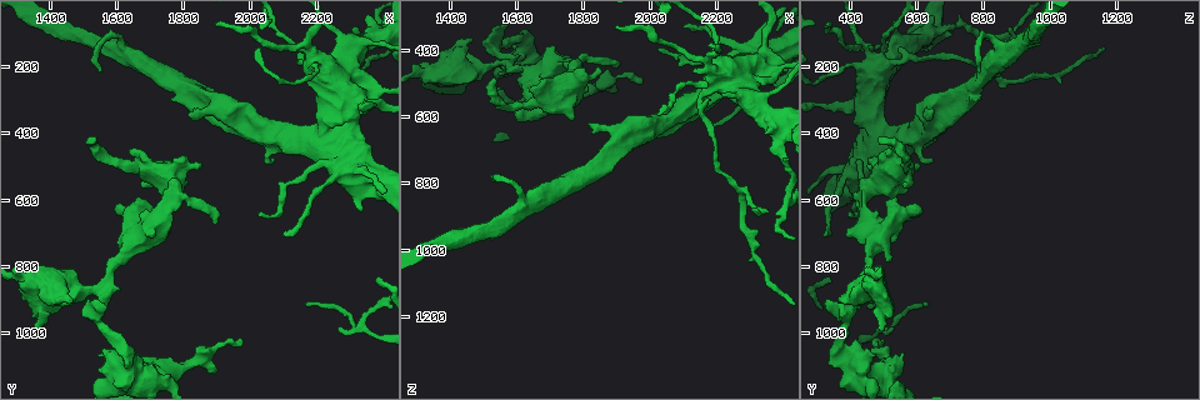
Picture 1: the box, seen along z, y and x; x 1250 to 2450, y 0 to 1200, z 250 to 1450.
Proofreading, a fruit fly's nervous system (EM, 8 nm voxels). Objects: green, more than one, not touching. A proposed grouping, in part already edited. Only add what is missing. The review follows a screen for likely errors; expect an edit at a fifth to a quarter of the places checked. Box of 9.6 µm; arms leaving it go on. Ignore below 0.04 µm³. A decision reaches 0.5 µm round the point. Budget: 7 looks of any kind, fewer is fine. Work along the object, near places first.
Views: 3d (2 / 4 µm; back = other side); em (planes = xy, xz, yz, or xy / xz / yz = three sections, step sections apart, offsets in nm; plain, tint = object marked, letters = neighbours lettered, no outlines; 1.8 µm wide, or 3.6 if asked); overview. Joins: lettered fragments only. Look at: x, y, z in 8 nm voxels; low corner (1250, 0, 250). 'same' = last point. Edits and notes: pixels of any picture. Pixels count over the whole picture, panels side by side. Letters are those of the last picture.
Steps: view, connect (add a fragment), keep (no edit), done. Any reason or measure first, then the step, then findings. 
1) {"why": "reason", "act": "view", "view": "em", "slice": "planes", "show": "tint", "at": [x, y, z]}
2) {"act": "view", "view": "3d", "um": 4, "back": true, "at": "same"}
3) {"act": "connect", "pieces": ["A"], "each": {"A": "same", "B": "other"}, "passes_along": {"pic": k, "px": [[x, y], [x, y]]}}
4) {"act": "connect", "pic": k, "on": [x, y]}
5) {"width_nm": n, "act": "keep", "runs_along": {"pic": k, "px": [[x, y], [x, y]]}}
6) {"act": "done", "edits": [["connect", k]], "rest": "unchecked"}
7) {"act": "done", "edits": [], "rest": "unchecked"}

{"why": "branch stops here", "act": "view", "view": "em", "slice": "yz", "step": 16, "show": "plain", "at": [1900, 670, 450]}

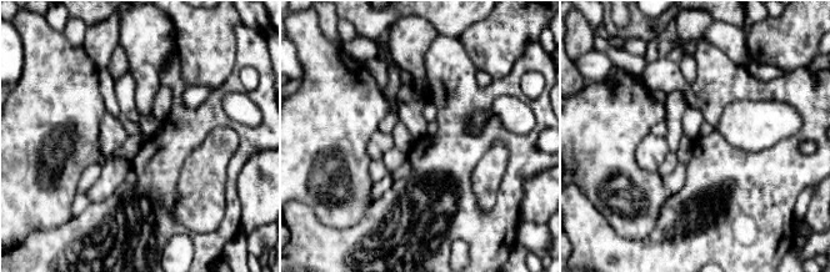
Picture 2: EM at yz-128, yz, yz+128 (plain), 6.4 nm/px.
{"act": "view", "view": "em", "slice": "yz", "step": 16, "show": "letters", "at": "same"}

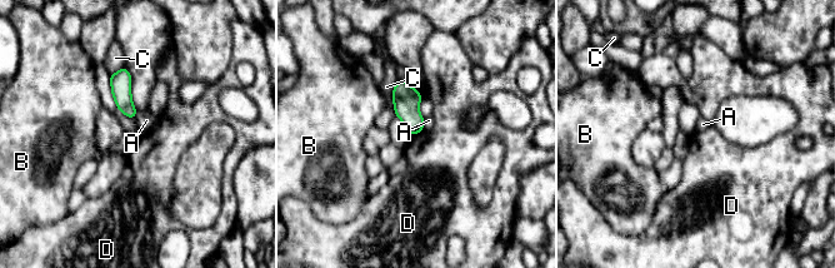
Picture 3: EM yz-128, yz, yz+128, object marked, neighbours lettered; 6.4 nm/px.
{"width_nm": 140, "act": "keep", "each": {"A": "other", "B": "other", "C": "other", "D": "other"}, "border": {"pic": 3, "px": [[418, 92], [423, 97]]}, "found": "none of them fits"}

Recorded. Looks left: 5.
{"why": "an open end", "act": "view", "view": "3d", "um": 2, "at": [1570, 930, 330]}

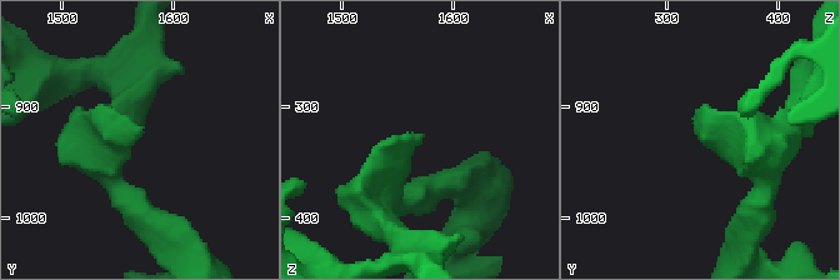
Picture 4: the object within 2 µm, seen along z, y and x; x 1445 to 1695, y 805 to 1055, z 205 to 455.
{"act": "view", "view": "em", "slice": "planes", "show": "plain", "at": [1574, 930, 332]}

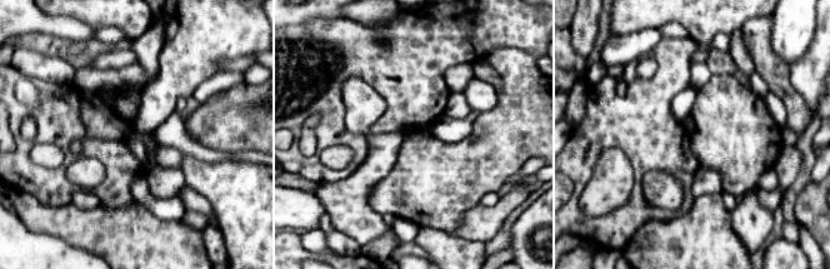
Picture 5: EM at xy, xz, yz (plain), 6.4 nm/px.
{"why": "see the neighbours", "act": "view", "view": "em", "slice": "planes", "show": "letters", "at": "same"}

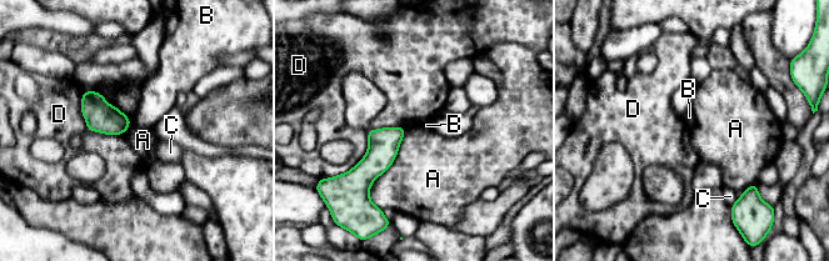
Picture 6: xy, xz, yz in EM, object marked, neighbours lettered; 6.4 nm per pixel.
{"act": "keep", "each": {"A": "other", "B": "other", "C": "other", "D": "other"}, "border": {"pic": 6, "px": [[406, 129], [369, 191], [380, 210]]}, "found": "no lettered fragment goes on from it"}

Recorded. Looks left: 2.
{"why": "thick end", "act": "view", "view": "3d", "um": 2, "back": true, "at": [1360, 1000, 490]}

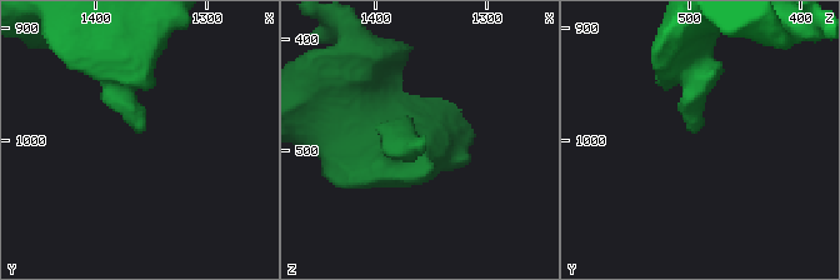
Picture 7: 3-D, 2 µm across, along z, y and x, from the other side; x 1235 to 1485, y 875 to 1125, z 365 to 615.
{"why": "now the EM", "act": "view", "view": "em", "slice": "xy", "step": 8, "show": "letters", "at": [1360, 994, 500]}

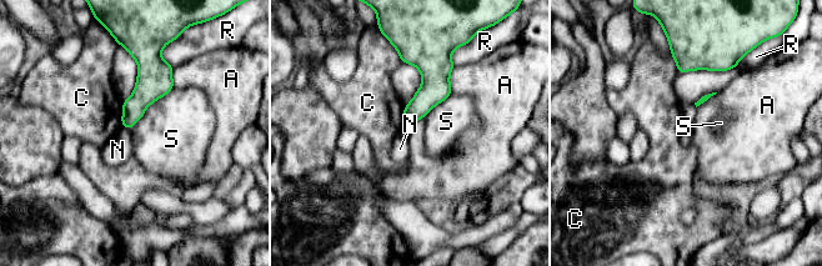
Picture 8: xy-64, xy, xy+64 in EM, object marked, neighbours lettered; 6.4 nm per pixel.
{"act": "keep", "each": {"A": "other", "C": "other", "N": "other", "R": "other", "S": "other"}, "border": {"pic": 8, "px": [[454, 66], [450, 74], [450, 94]]}, "found": "none of them fits"}

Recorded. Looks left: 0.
{"act": "done", "edits": [], "rest": "unchecked"}

